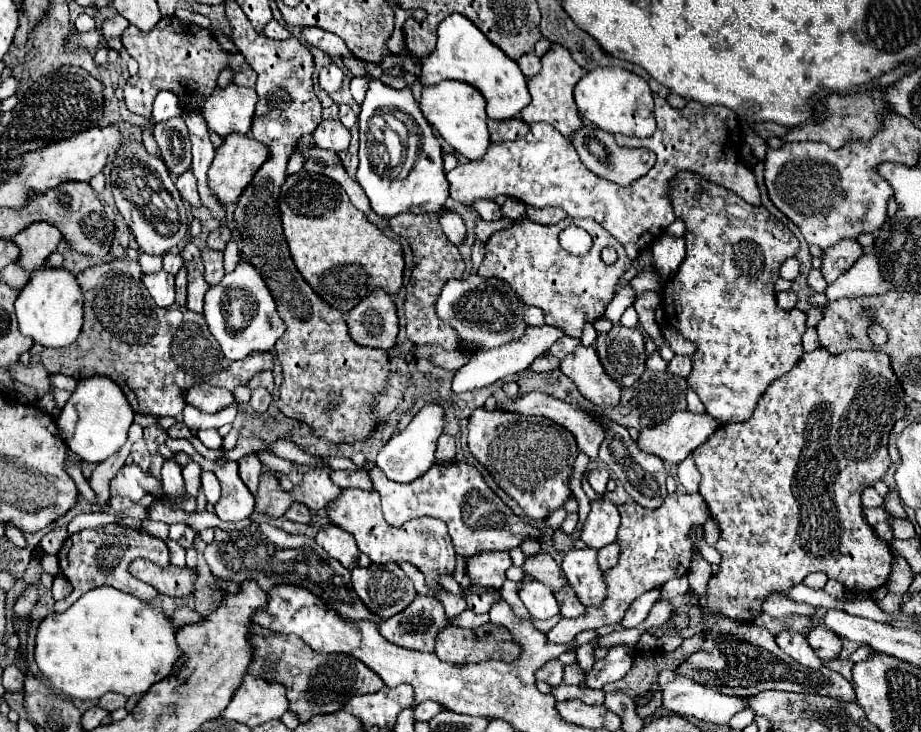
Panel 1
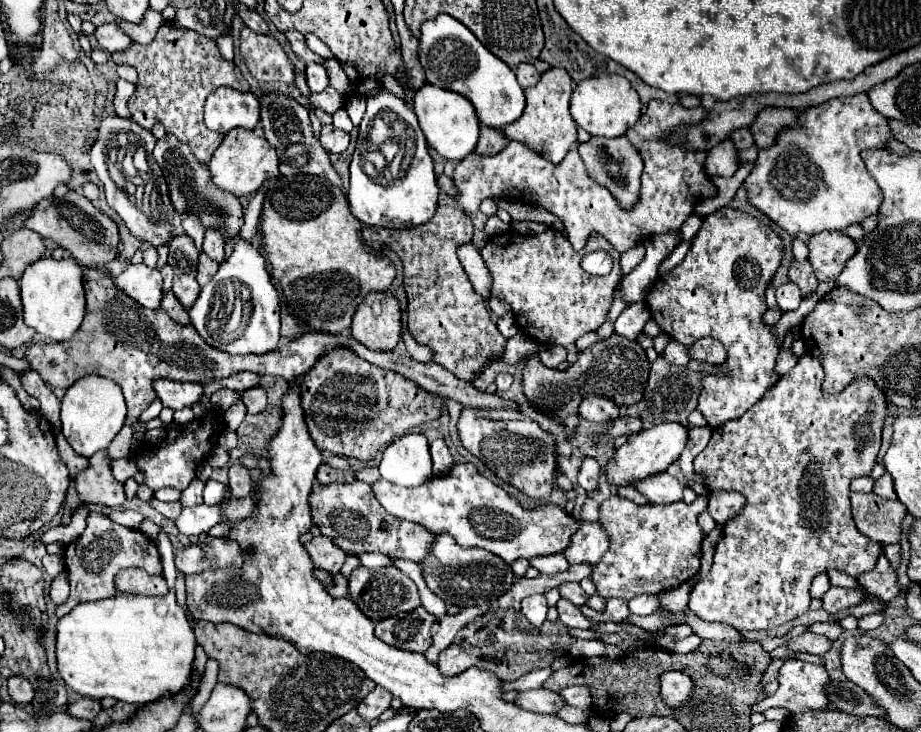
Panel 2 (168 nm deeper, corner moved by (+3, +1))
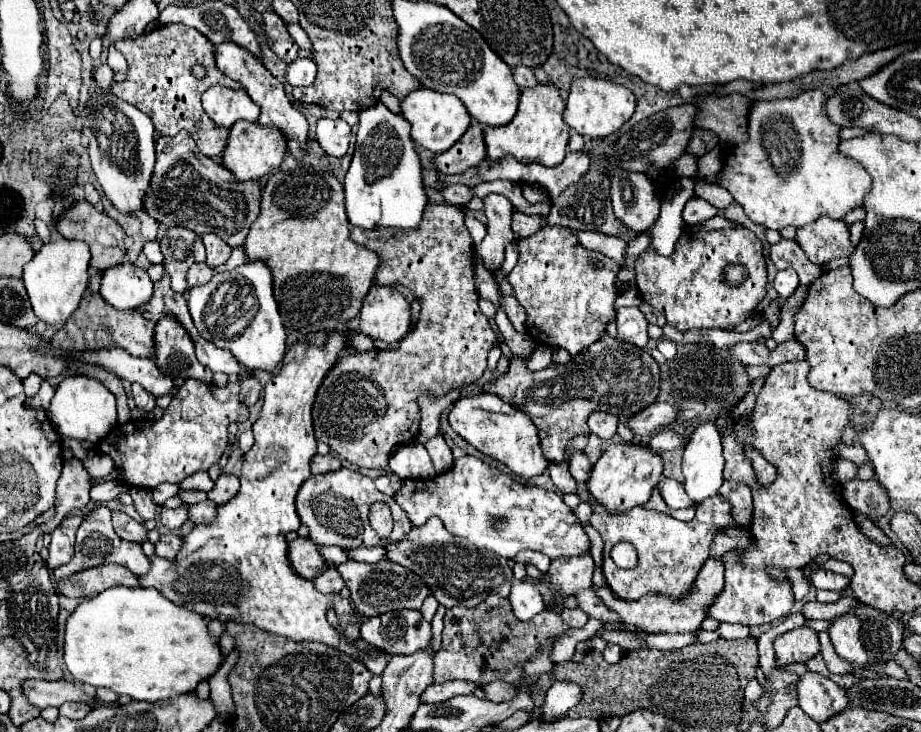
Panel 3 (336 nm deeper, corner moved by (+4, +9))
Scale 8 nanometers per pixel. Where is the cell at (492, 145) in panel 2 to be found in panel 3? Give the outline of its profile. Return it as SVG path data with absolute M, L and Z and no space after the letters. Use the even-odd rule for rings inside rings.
M471 122L463 138L451 146L451 150L433 156L433 166L437 172L443 174L461 174L467 168L477 168L479 162L485 158L485 144L483 144L483 130L479 122Z

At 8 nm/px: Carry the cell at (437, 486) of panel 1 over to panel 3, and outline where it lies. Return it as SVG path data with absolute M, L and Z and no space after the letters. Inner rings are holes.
M463 456L455 460L451 470L431 480L409 480L403 486L403 490L395 496L395 502L399 502L399 506L407 512L407 518L411 520L413 526L423 526L431 516L437 516L451 534L467 538L477 548L493 550L495 554L503 558L513 558L519 550L535 550L555 560L561 556L579 556L579 554L589 552L591 548L589 536L585 534L579 520L571 512L571 508L565 506L559 494L539 488L539 486L521 484L513 476L503 474L501 470L481 462L475 456Z

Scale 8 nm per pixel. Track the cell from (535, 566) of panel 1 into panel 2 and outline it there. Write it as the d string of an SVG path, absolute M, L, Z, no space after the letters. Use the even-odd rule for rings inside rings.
M564 582L564 586L560 586L558 590L560 590L560 596L566 598L566 600L570 600L572 604L576 604L576 606L586 604L588 596L584 594L584 590L580 588L578 582Z

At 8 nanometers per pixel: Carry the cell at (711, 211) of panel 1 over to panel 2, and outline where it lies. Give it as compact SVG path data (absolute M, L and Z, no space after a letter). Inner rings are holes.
M718 208L714 214L704 216L700 230L696 232L692 246L682 260L680 266L670 270L666 276L658 278L646 296L646 304L652 312L652 318L658 326L680 344L688 346L704 336L712 336L720 340L728 352L726 362L720 364L724 368L722 374L702 374L702 392L698 398L698 410L704 414L706 422L712 428L726 424L728 420L740 418L752 404L756 404L764 392L776 384L776 356L780 352L778 338L772 332L774 326L762 320L764 312L768 310L764 300L764 290L778 270L784 256L784 242L782 238L762 222L758 222L752 214L734 208Z

